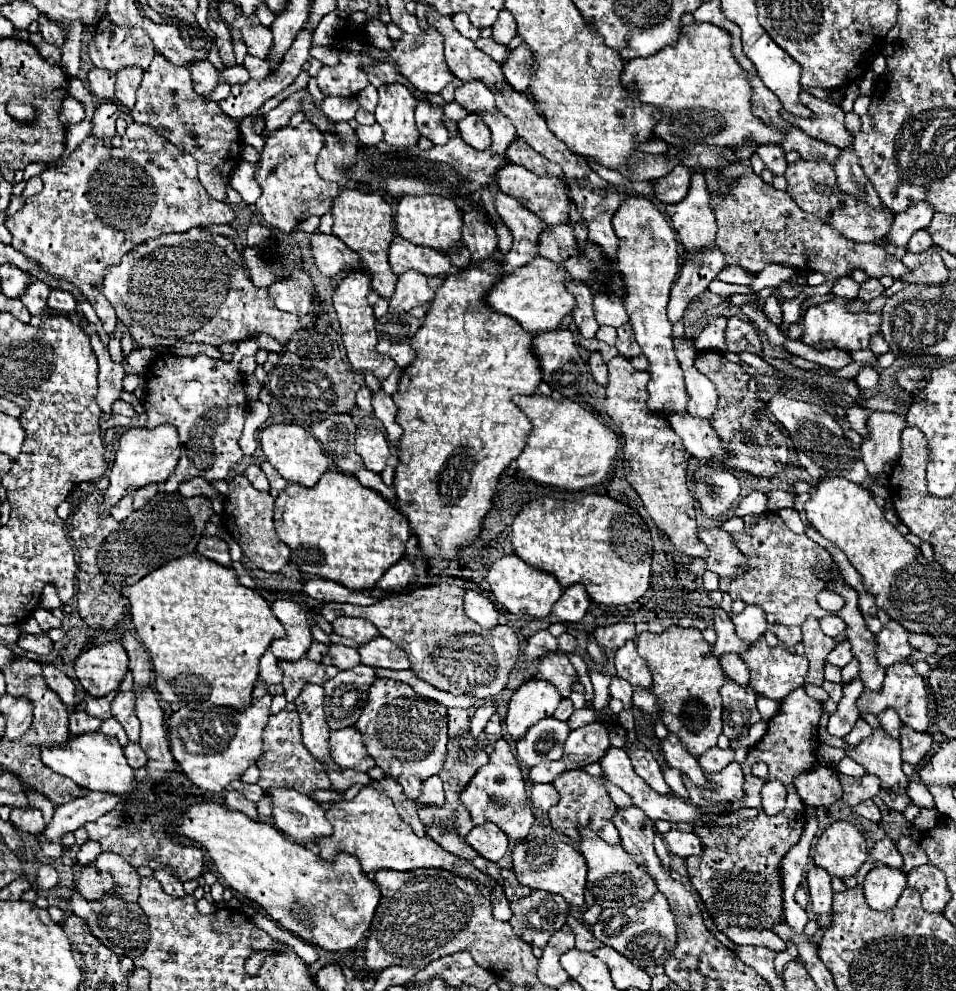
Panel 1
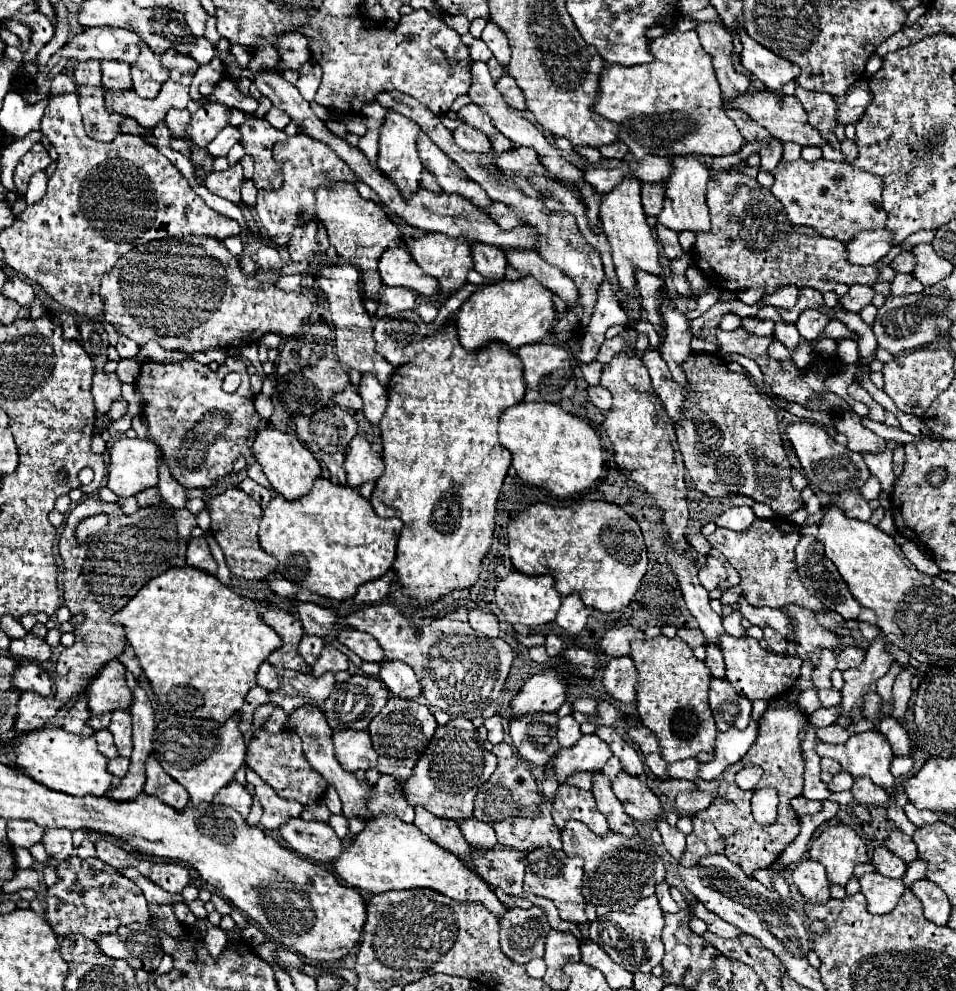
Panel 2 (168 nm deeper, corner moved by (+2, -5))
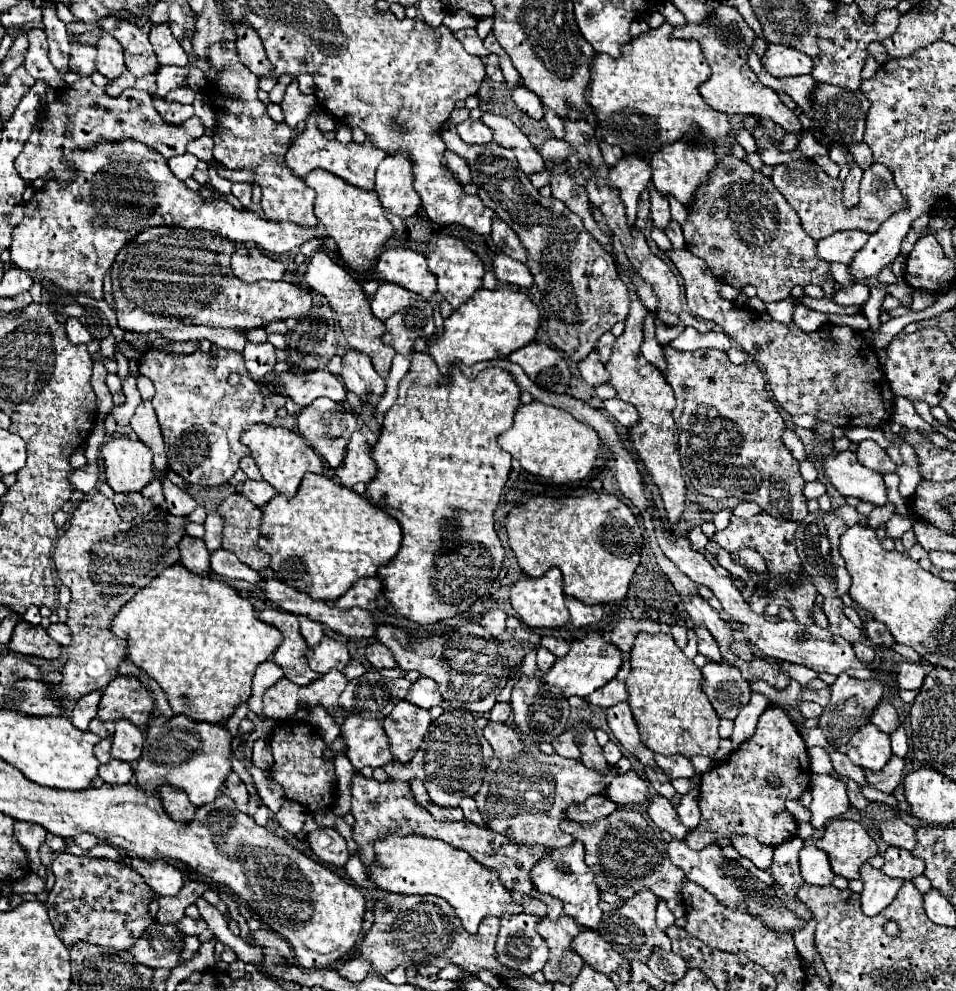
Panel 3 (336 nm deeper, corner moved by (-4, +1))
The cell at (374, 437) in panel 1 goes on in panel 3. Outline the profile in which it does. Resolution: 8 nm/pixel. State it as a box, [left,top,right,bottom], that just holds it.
[337,433,377,487]

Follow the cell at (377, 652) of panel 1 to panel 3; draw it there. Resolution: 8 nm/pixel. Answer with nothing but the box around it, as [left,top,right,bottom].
[407,677,441,709]

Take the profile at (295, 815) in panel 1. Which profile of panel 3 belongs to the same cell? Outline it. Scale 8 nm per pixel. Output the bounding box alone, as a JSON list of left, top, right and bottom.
[307,827,349,867]

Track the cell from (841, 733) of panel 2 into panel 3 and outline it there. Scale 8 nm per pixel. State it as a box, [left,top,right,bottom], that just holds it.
[803,727,831,749]

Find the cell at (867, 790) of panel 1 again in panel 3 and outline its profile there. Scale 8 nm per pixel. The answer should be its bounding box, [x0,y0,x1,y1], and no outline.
[865,757,905,793]

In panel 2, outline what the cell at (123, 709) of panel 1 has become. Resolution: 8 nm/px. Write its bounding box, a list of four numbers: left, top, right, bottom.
[109,711,131,757]

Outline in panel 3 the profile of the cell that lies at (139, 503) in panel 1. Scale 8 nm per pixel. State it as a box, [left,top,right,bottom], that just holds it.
[141,479,165,505]

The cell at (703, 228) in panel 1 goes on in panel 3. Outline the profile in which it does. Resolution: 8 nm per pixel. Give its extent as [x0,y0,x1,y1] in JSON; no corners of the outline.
[651,135,717,207]

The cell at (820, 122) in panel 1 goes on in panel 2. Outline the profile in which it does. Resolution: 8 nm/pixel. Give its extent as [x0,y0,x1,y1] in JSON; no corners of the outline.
[723,93,825,147]

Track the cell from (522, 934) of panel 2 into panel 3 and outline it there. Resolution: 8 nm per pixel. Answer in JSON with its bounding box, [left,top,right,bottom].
[497,913,549,975]

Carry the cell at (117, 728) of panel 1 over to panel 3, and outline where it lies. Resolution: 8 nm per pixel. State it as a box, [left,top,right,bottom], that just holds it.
[95,737,111,763]

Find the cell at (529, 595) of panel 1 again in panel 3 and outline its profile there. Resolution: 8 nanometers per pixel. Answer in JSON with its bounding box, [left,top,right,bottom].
[511,569,569,627]

